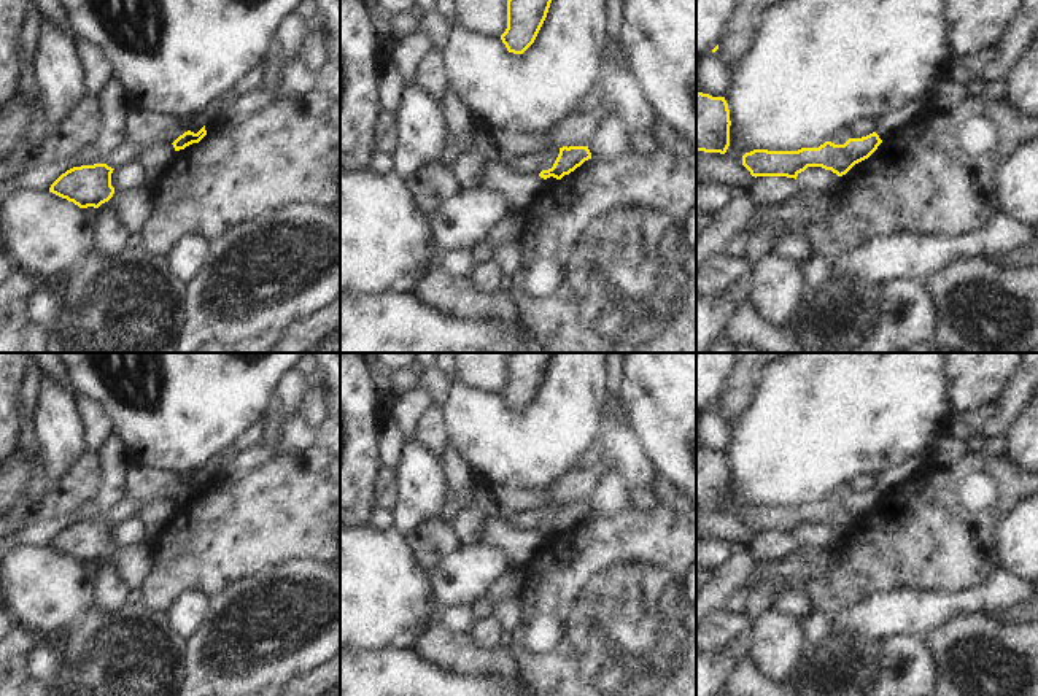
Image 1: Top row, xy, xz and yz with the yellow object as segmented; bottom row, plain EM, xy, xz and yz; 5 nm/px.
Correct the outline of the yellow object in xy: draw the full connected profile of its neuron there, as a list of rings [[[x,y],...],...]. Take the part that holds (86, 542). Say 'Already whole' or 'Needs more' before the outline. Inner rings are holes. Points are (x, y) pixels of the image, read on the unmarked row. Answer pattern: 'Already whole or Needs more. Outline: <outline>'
Already whole. Outline: [[[107,520],[73,523],[51,540],[49,548],[73,558],[79,564],[99,564],[114,550],[113,526]]]

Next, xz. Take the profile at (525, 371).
Already whole. Outline: [[[510,353],[507,385],[501,391],[509,408],[523,410],[536,396],[553,353]]]

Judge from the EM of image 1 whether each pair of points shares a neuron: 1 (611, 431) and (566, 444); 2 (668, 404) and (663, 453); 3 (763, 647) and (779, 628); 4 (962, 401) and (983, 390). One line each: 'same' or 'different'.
1: different
2: same
3: same
4: same

